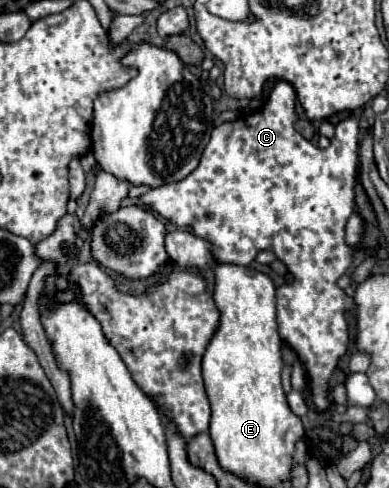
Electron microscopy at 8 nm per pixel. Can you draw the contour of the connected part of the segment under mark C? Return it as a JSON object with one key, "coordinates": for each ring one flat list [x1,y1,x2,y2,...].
{"coordinates":[[278,82,272,92,270,92,270,98,268,102,264,104,262,110,256,110,254,114,248,114,248,116,242,116,234,122,224,122,220,124,218,128,214,128,212,132,212,138,210,138,210,144,206,146,204,154,202,154,202,160,198,164,198,168,186,178,186,180,180,180,178,184,164,184,162,188,156,188,156,190,150,190,146,194,142,194,138,198,138,202,154,212,158,212,164,220,184,228,184,226,190,226,194,230,196,236,204,238,210,242,210,252,212,256,222,262,222,264,236,264,236,266,246,266,252,262,252,258,256,258,256,250,270,250,276,254,276,258,280,262,286,264,286,268,292,272,294,276,294,282,282,285,277,288,276,294,276,308,277,308,277,324,280,328,280,338,284,342,288,342,294,352,300,356,306,372,308,372,308,378,310,378,310,386,312,386,312,394,314,394,314,406,318,410,326,410,330,406,330,394,328,394,328,380,336,368,336,362,338,358,346,352,348,348,348,324,346,324,346,318,344,318,344,312,346,310,354,310,354,300,350,296,344,294,342,288,336,286,336,280,348,270,350,262,352,262,352,248,346,244,344,240,344,226,346,226,346,220,350,218,350,214,354,212,354,184,356,184,356,164,358,164,358,134,360,134,360,120,356,116,350,116,346,120,342,120,338,126,336,126,336,136,332,138,330,146,326,150,310,144,300,132,294,130,294,120,296,120,296,110,294,110,294,104,296,104,296,94,292,90,290,84,286,82]]}

